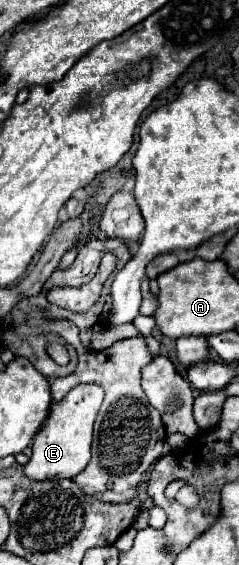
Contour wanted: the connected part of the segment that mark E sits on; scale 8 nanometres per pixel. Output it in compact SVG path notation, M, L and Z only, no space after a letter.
M81 384L73 388L63 402L51 406L51 414L33 440L33 454L25 464L25 474L31 480L63 480L75 478L91 458L93 422L103 402L103 388L95 384Z

